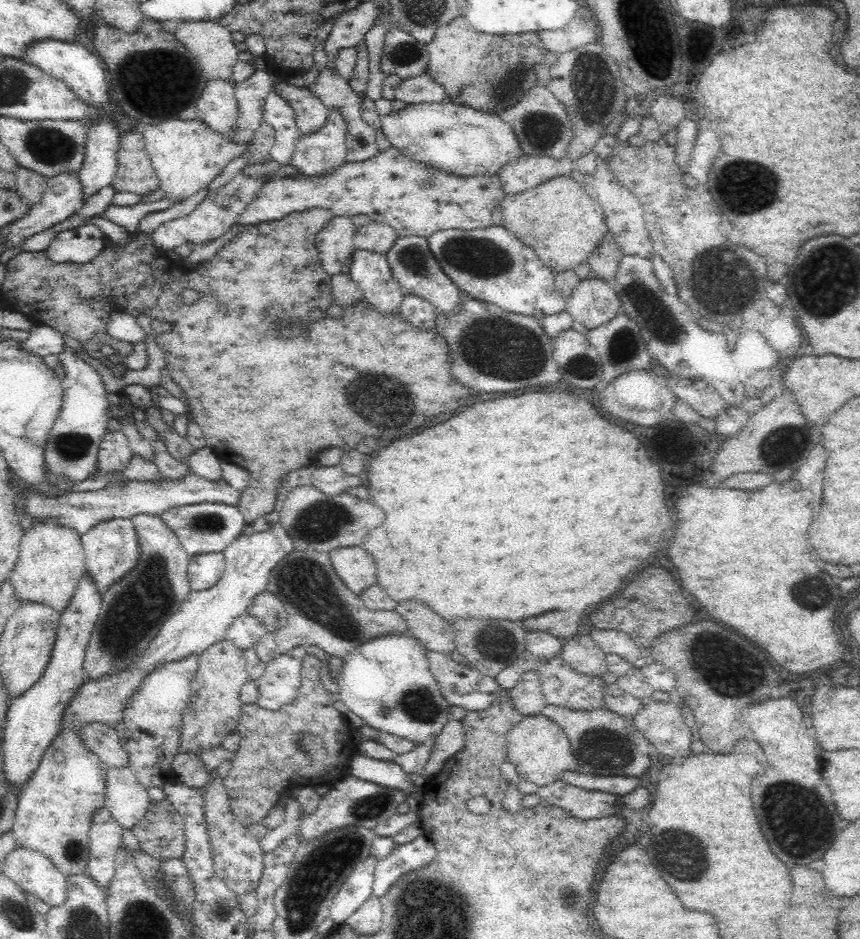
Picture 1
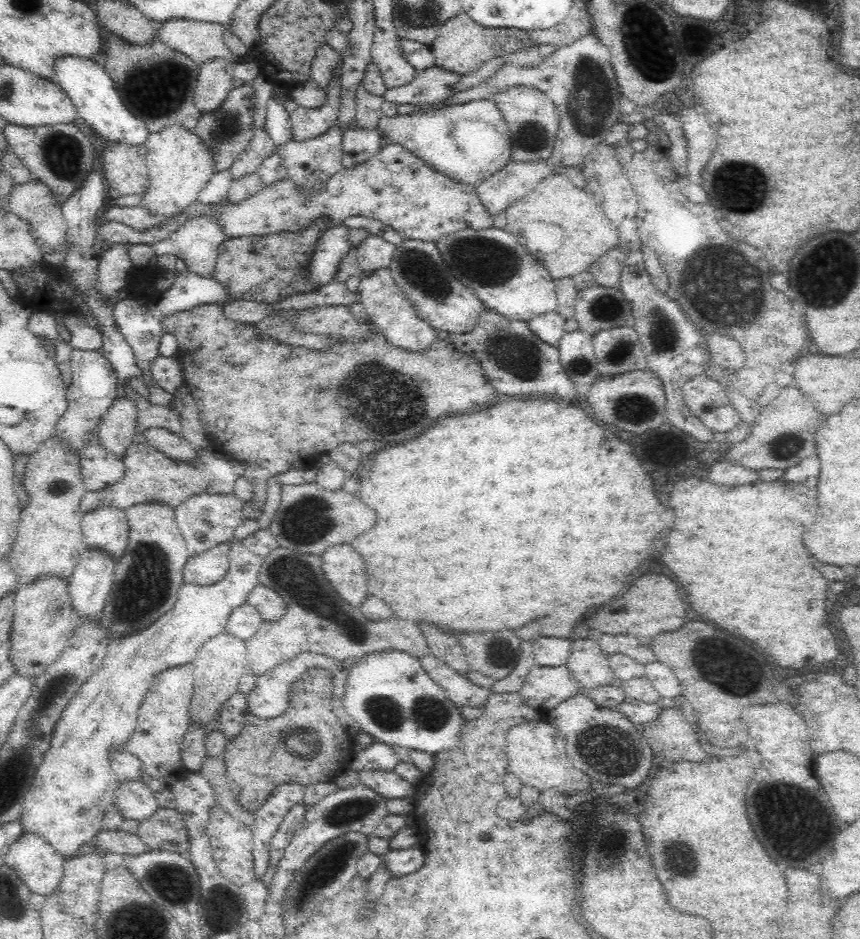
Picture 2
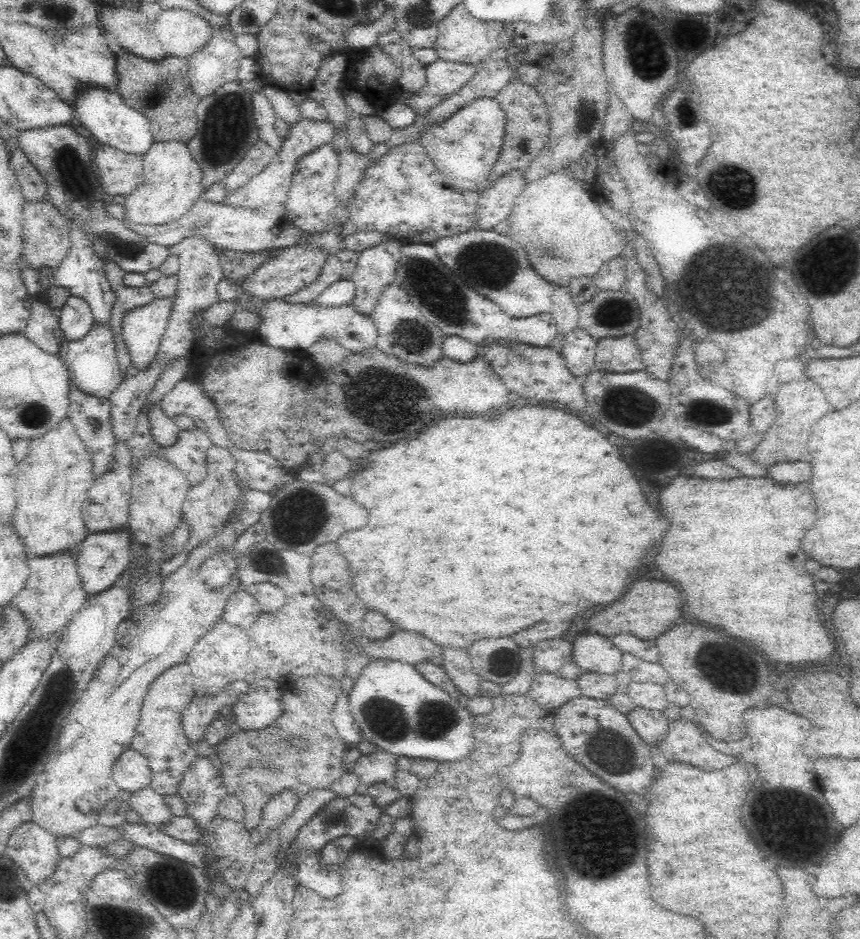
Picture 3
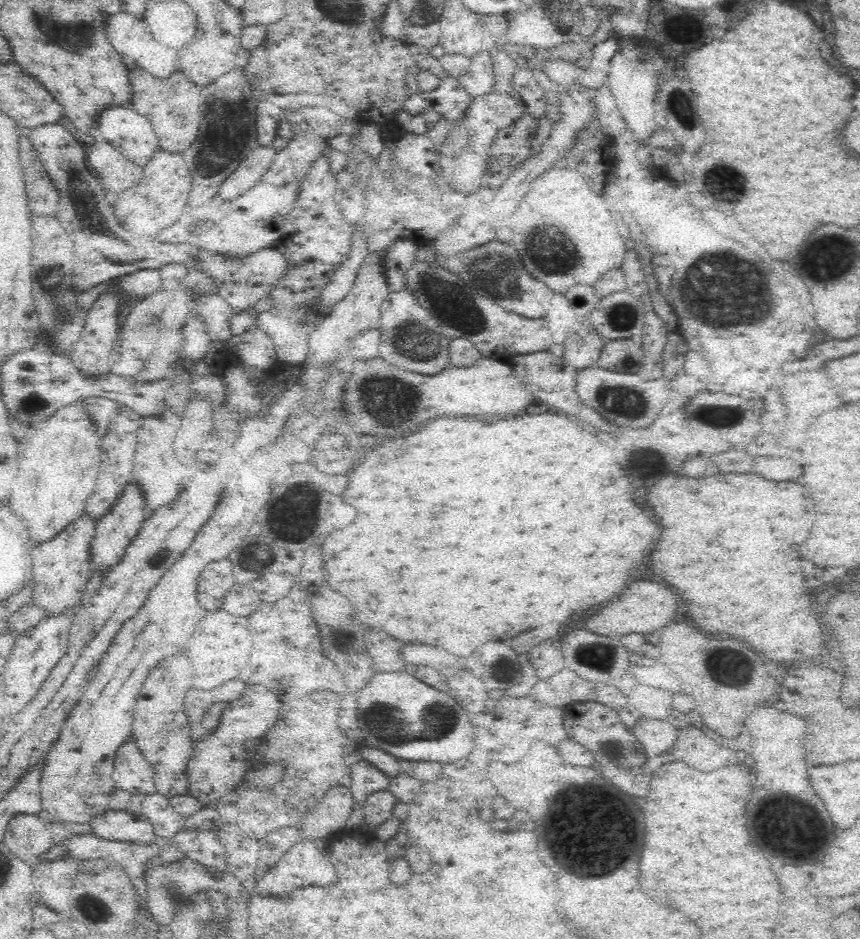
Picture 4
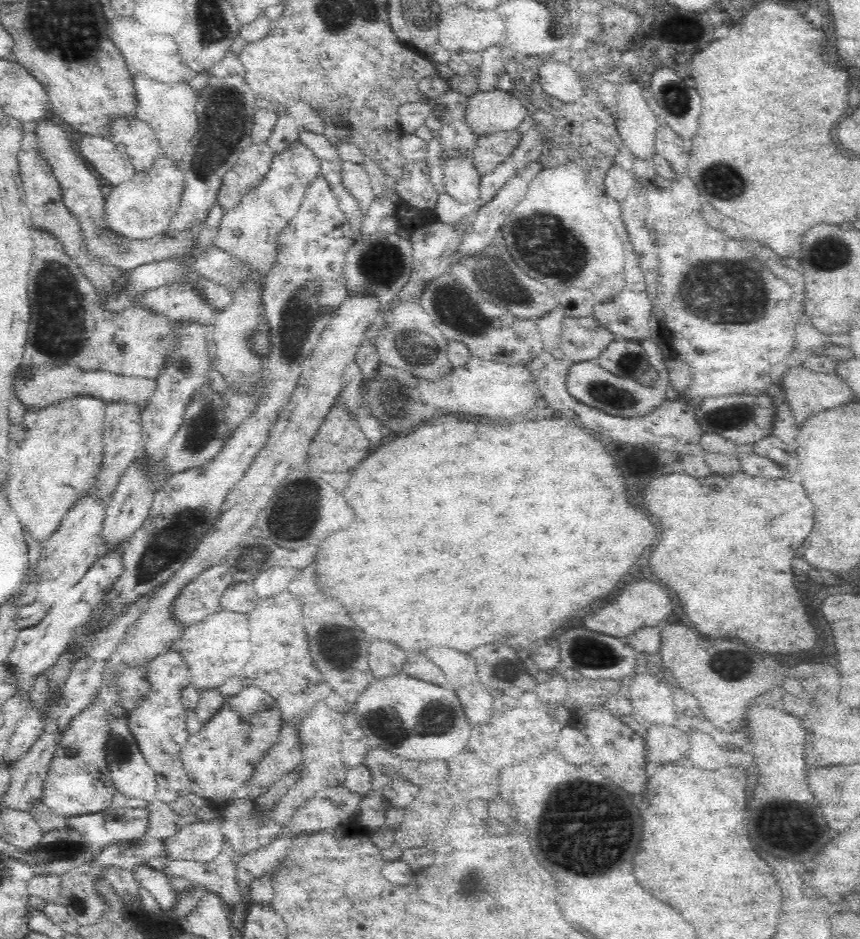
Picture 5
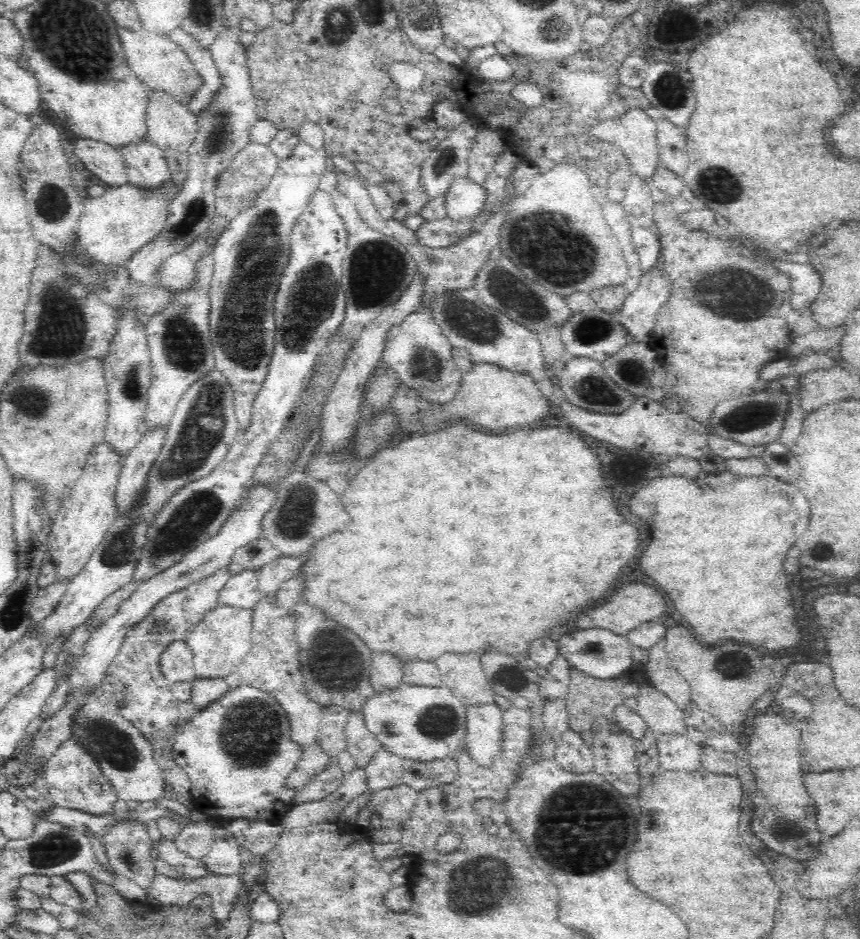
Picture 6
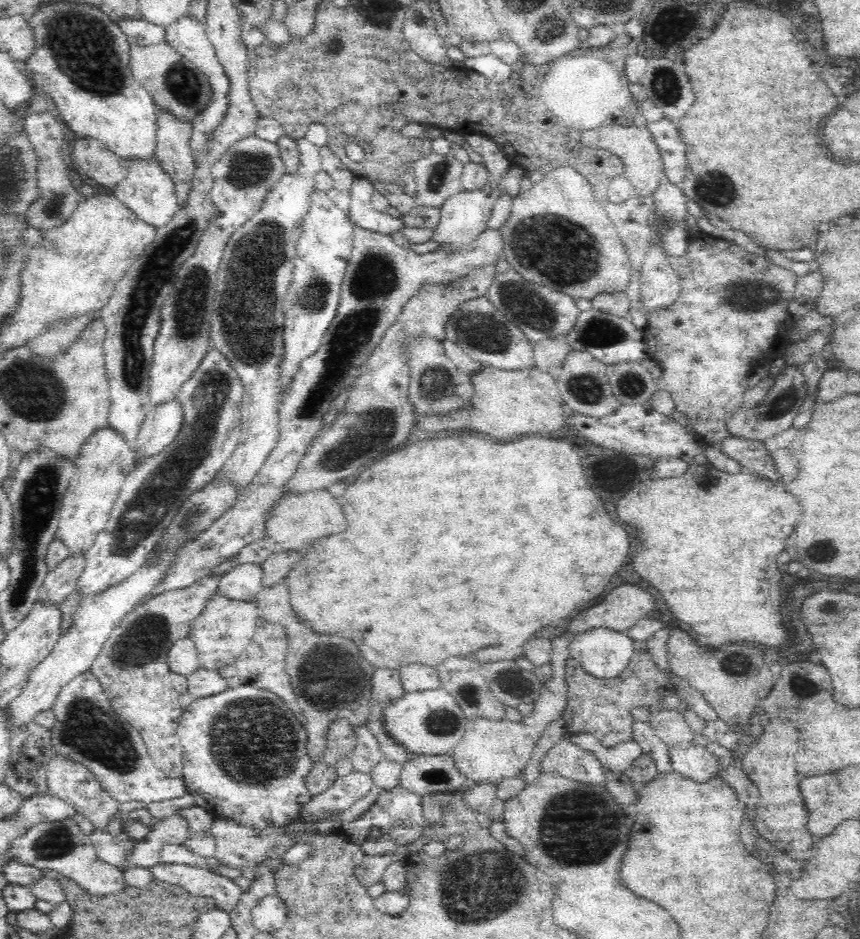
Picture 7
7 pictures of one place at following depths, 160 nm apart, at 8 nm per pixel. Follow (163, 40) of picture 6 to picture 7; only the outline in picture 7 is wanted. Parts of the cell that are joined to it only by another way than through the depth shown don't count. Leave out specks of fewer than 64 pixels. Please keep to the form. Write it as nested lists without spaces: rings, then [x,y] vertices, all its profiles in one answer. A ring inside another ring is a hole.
[[[166,40],[148,46],[132,44],[130,70],[134,78],[153,96],[158,109],[169,110],[180,118],[191,121],[210,100],[211,90],[207,76]]]

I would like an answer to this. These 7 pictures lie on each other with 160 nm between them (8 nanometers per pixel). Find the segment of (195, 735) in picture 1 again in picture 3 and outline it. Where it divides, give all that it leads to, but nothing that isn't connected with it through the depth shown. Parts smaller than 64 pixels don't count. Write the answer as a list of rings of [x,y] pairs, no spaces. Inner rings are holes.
[[[222,619],[218,624],[214,624],[214,628],[194,644],[194,648],[186,660],[190,666],[190,672],[194,676],[195,694],[213,696],[219,694],[230,682],[244,678],[244,670],[246,670],[244,666],[248,664],[248,658],[250,658],[248,646],[250,646],[248,636],[244,630],[238,630],[238,626],[230,626]]]

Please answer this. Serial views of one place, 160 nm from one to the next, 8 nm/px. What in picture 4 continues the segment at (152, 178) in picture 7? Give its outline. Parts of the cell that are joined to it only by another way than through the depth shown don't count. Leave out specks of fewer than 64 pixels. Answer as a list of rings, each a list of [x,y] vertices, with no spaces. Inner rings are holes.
[[[110,107],[97,124],[102,138],[115,146],[140,170],[159,148],[152,125],[133,108]]]

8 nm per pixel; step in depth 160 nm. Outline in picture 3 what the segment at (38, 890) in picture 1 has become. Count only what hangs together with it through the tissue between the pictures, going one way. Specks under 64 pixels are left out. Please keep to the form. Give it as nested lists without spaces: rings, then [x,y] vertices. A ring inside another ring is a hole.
[[[33,820],[20,824],[10,836],[5,853],[20,865],[35,889],[54,872],[54,866],[61,860],[56,840],[48,830],[42,829]]]

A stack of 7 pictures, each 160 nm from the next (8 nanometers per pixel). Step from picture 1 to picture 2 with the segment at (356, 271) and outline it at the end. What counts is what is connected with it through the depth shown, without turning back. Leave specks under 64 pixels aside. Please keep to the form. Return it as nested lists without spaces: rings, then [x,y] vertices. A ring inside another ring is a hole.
[[[389,268],[377,270],[370,276],[362,276],[358,288],[359,303],[362,304],[365,314],[375,325],[375,328],[386,337],[386,341],[399,350],[407,352],[428,352],[430,345],[437,340],[437,331],[434,330],[426,321],[422,320],[410,299],[400,291],[397,283],[393,280]]]

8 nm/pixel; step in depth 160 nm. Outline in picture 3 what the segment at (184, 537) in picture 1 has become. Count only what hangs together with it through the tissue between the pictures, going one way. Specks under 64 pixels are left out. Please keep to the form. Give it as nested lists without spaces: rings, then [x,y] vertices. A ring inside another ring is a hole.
[[[212,444],[212,446],[206,450],[205,461],[206,476],[204,476],[202,482],[191,487],[182,507],[183,518],[185,518],[187,525],[190,527],[188,544],[182,553],[176,557],[168,558],[168,560],[162,564],[160,575],[163,577],[172,574],[178,566],[182,566],[185,554],[190,552],[192,548],[196,548],[198,544],[202,544],[204,540],[210,538],[210,536],[214,536],[214,534],[224,526],[224,522],[230,518],[232,510],[235,510],[236,504],[238,504],[238,487],[232,472],[232,466],[236,466],[234,456],[232,456],[228,450]]]

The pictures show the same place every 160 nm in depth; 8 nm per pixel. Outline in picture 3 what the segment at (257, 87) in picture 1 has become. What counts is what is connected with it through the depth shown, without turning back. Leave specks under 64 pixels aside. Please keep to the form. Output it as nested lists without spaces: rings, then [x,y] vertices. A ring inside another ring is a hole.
[[[237,78],[226,82],[202,98],[197,108],[197,132],[187,145],[190,155],[202,171],[202,196],[205,192],[230,174],[231,170],[259,141],[258,127],[253,113],[251,91],[246,91]]]

